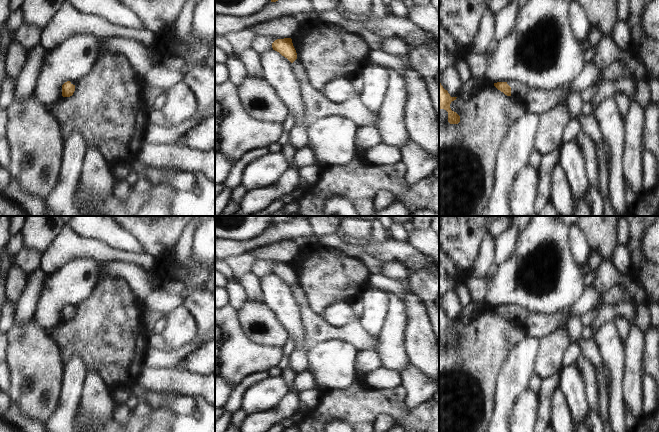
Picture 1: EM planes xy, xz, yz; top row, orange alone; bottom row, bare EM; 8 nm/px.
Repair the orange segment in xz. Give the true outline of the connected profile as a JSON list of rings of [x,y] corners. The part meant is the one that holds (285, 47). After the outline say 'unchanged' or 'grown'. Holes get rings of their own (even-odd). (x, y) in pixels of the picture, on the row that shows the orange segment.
[[[291,38],[275,40],[272,43],[272,48],[292,63],[292,68],[300,85],[307,122],[312,123],[326,116],[342,116],[352,120],[358,127],[375,126],[379,119],[378,111],[368,110],[358,95],[353,95],[348,100],[337,104],[311,86],[302,63],[297,59]]] | grown

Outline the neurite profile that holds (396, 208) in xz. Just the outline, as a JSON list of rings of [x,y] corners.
[[[394,199],[393,203],[388,205],[384,210],[376,211],[374,216],[409,216],[410,213],[405,206],[398,200]]]

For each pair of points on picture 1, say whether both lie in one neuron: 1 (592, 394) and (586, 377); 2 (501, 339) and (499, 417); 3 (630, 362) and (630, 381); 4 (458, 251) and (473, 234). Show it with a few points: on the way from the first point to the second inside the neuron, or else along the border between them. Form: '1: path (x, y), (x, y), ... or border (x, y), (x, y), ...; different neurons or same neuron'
1: path (591, 390), (589, 381); same neuron
2: border (512, 351), (499, 374), (494, 394); different neurons
3: path (630, 367), (630, 376); same neuron
4: path (461, 247), (469, 238); same neuron

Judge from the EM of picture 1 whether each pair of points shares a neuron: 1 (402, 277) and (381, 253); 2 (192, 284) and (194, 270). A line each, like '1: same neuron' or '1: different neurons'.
1: different neurons
2: same neuron

